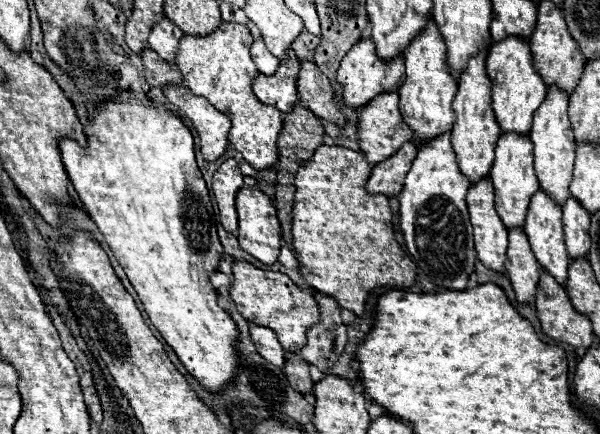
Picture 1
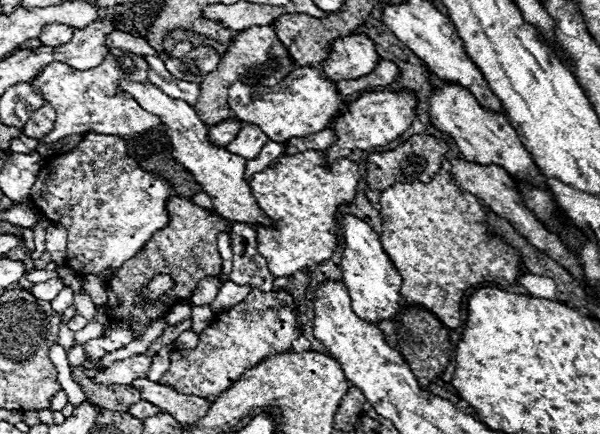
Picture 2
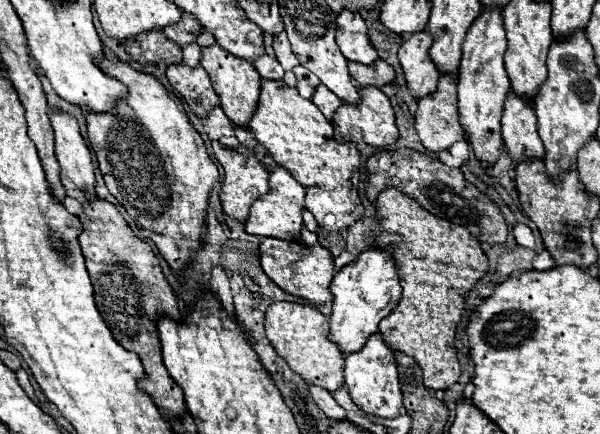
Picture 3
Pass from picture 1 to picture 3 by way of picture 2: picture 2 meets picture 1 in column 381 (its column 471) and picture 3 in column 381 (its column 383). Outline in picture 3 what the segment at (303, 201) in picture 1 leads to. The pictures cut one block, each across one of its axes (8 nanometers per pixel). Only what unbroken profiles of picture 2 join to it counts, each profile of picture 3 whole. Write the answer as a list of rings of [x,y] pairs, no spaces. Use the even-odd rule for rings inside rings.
[[[394,188],[380,192],[376,208],[380,236],[374,238],[374,244],[394,246],[394,260],[404,288],[398,306],[380,322],[380,332],[394,350],[418,362],[428,390],[446,390],[460,378],[458,350],[454,346],[456,326],[464,314],[468,292],[488,272],[488,258],[480,242],[464,226],[430,214],[416,200]]]

